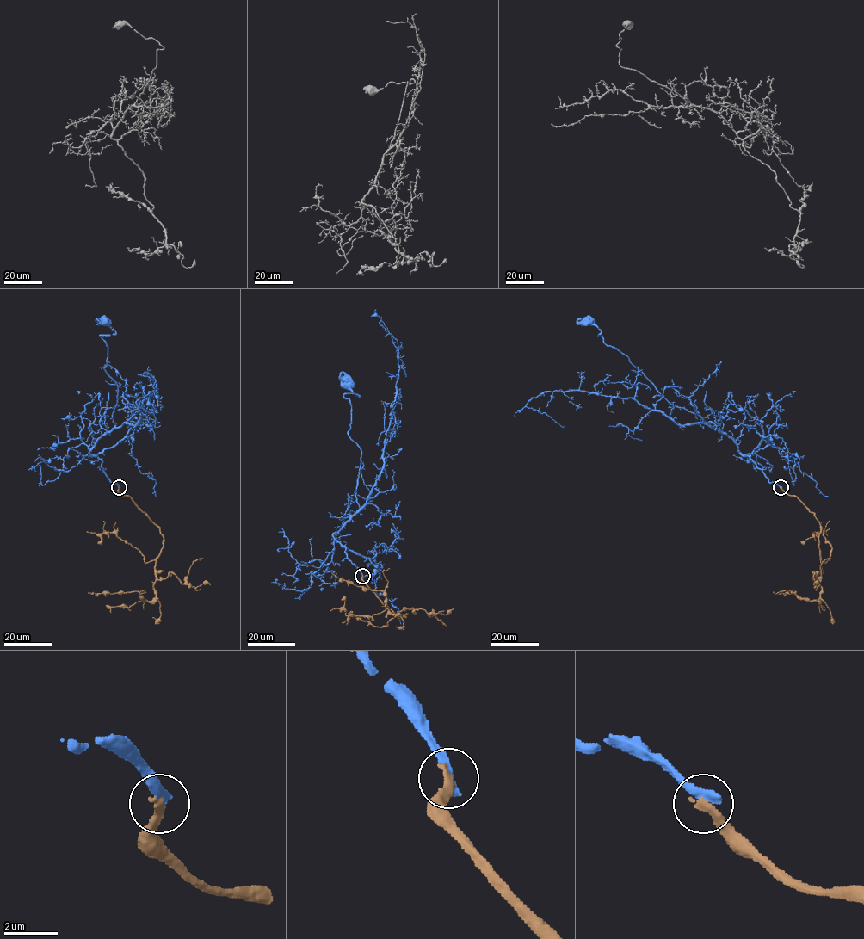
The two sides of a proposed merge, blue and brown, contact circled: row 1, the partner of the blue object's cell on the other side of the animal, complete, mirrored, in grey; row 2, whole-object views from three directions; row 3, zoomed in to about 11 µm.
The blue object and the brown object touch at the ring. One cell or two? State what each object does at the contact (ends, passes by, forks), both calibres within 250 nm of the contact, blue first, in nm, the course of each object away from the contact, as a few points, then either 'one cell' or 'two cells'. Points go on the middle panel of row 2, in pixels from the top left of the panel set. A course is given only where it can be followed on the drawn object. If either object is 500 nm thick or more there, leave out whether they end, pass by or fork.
blue ends; brown ends; calibres 360 and 340 nm; course blue (362, 576), (333, 535), (359, 509), (361, 450), (348, 432), (350, 402), (343, 396), (359, 396), (349, 382); course brown (362, 576), (389, 609), (406, 614), (392, 614), (385, 607), (384, 590), (363, 589), (331, 571); two cells

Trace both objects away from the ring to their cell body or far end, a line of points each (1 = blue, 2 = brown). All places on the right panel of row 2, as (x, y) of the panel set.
1: (780, 487), (768, 481), (714, 423), (672, 404), (626, 355), (607, 344), (598, 335), (601, 330), (587, 321)
2: (780, 487), (819, 523), (821, 566), (817, 581), (822, 593), (818, 601), (801, 599), (795, 591), (776, 593)

